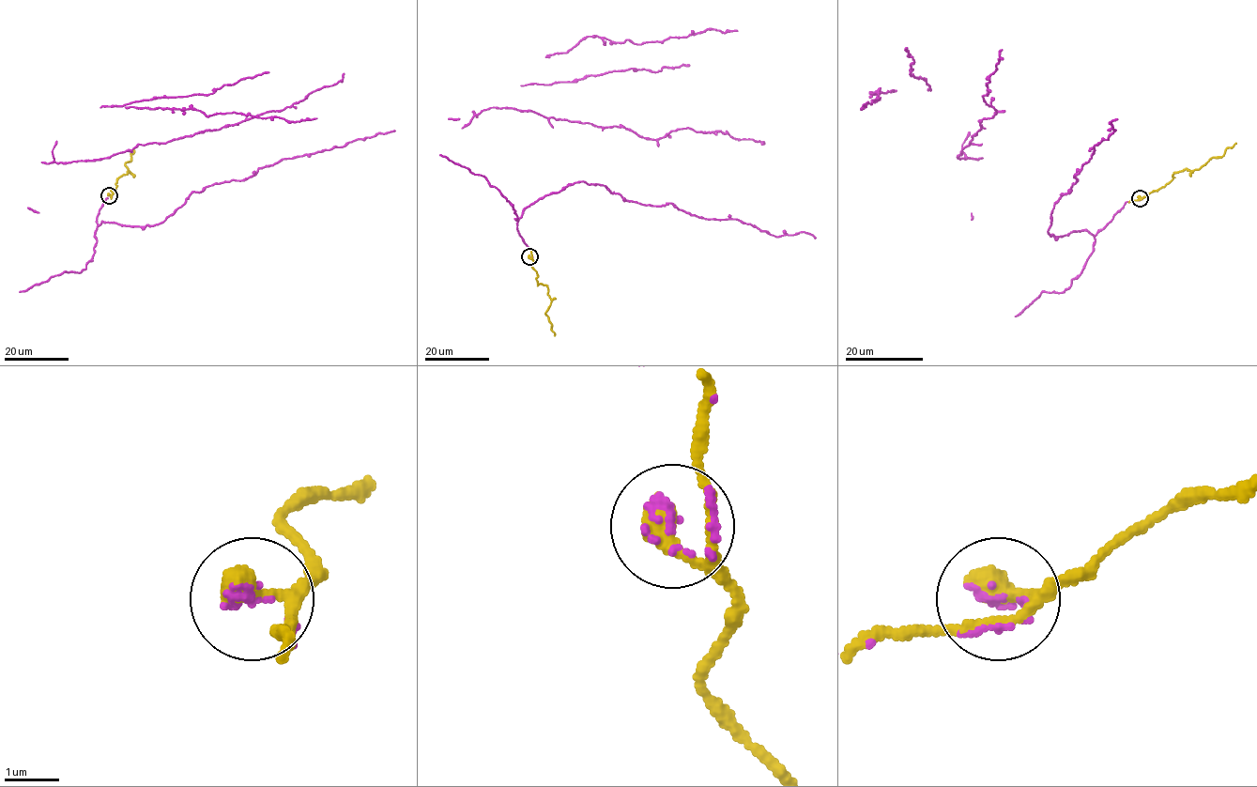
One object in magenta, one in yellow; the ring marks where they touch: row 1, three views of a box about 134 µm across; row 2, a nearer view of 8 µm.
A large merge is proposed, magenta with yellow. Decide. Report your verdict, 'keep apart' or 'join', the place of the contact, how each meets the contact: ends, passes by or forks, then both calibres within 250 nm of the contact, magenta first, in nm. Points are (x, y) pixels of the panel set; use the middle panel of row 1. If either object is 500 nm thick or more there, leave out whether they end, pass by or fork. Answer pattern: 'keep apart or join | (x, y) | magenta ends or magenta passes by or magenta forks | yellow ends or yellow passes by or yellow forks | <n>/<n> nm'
join | (529, 256) | magenta ends | yellow passes by | 130/360 nm

